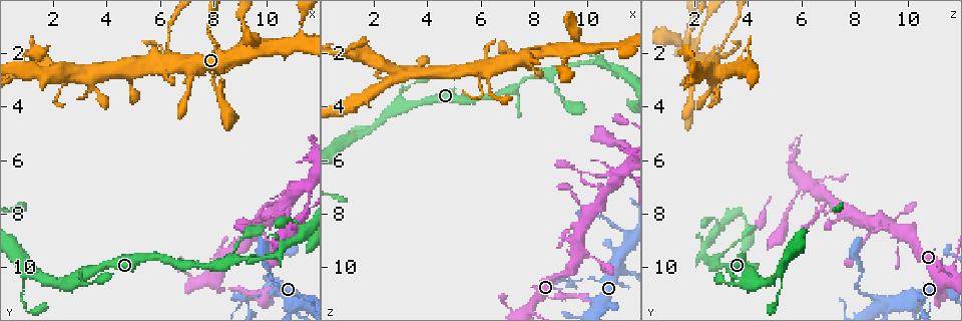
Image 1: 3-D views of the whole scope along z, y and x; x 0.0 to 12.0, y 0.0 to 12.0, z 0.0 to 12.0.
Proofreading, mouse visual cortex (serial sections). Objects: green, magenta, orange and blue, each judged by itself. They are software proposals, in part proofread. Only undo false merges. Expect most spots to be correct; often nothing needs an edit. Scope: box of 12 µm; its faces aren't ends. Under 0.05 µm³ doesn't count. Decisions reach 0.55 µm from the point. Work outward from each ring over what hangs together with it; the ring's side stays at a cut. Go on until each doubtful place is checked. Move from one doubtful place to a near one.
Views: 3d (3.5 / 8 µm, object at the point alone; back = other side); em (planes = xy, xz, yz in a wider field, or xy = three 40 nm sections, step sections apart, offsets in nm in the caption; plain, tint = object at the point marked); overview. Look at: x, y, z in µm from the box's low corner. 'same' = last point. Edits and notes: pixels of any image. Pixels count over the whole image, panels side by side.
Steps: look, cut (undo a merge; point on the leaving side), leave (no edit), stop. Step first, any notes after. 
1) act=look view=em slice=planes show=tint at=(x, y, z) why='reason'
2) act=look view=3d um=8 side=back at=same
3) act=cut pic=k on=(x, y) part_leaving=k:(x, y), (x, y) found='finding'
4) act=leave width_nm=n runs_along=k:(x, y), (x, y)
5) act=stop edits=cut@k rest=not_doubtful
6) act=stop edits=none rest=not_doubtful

act=look view=3d um=8 at=(1.1, 10.2, 5.1) why='three-way junction'

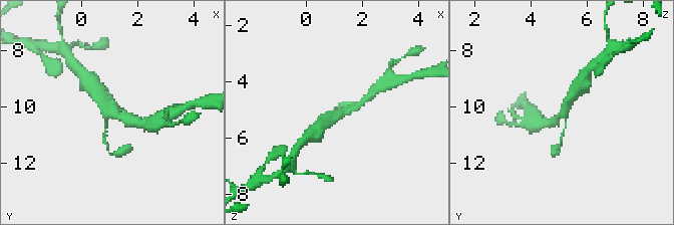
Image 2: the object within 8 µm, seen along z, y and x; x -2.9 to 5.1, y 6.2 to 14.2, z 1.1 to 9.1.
act=look view=em slice=planes show=tint at=(1.0, 10.3, 5.1)

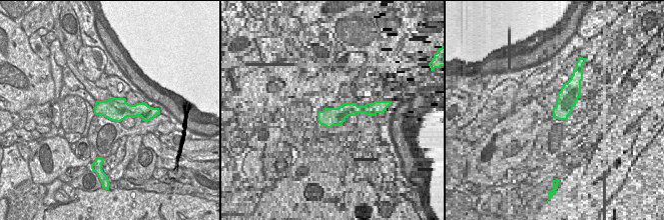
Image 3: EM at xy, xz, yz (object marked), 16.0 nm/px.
act=leave found='continuous, no second cell'

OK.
act=look view=3d um=3.5 at=(9.4, 11.1, 10.5)

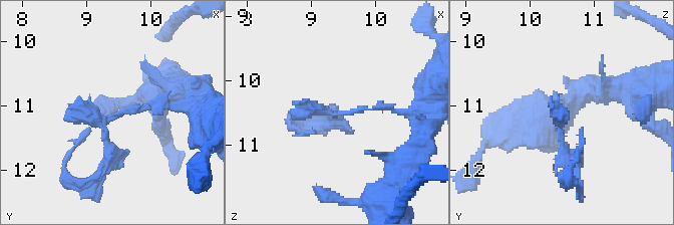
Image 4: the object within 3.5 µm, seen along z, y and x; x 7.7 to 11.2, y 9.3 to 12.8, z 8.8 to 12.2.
act=look view=em slice=planes show=tint at=(9.45, 11.05, 10.50)

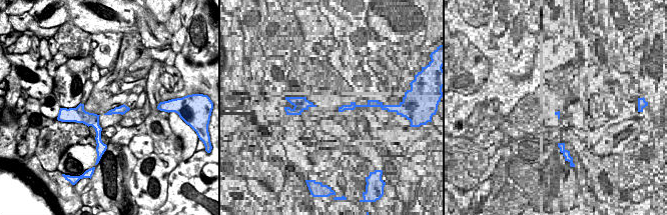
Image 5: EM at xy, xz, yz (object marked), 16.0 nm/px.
act=leave width_nm=140 runs_along=4:(406, 113), (375, 106), (329, 115), (292, 104) found='one cell here'

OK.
act=look view=3d um=8 at=(11.1, 7.3, 6.8) why='arms part here'

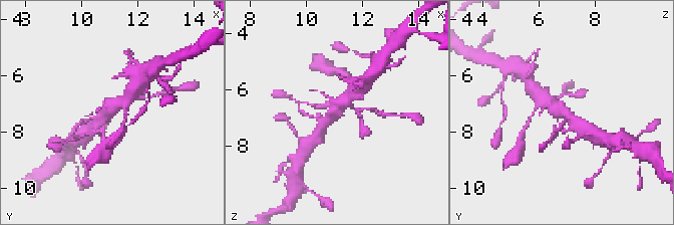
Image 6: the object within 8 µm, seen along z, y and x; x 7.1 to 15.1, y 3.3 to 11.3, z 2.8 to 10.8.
act=look view=3d um=3.5 at=(11.0, 7.2, 6.8) why='closer look'

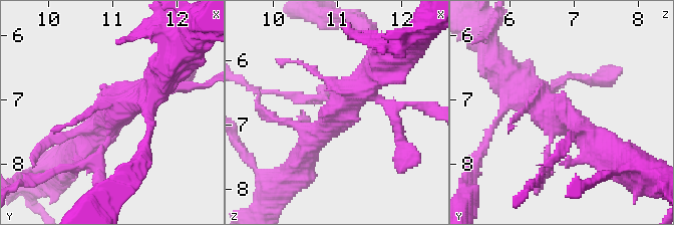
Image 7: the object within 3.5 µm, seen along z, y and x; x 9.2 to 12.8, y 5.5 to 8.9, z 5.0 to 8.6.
act=look view=em slice=xy step=5 show=tint at=(11.00, 7.25, 6.85)

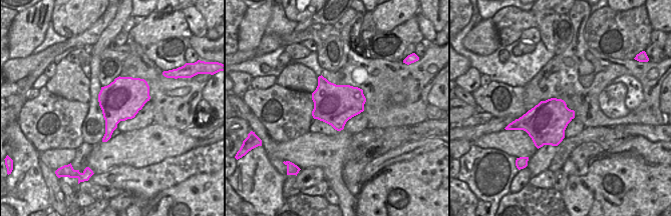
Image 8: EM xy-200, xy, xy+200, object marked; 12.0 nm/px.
act=leave runs_along=7:(304, 157), (374, 64) found='continuous, no second cell'

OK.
act=stop edits=none rest=not_doubtful

